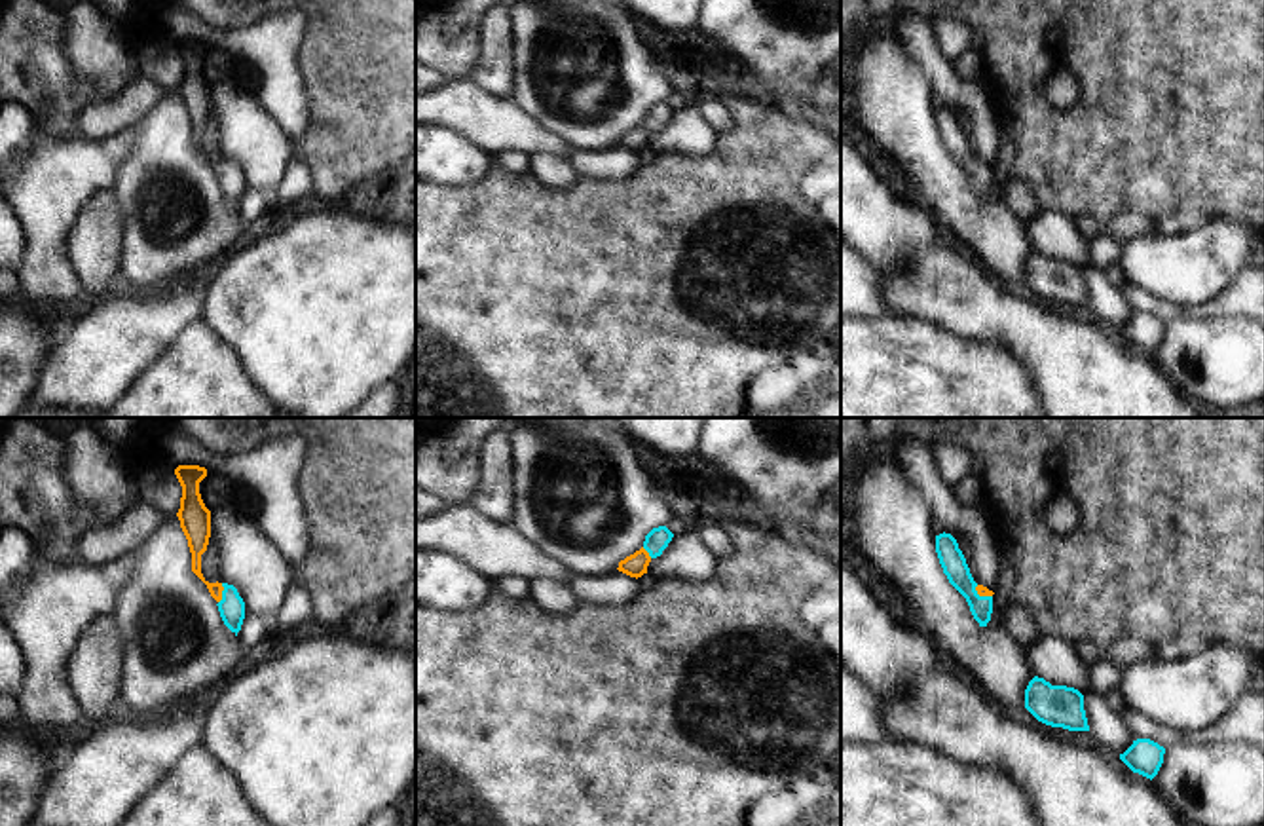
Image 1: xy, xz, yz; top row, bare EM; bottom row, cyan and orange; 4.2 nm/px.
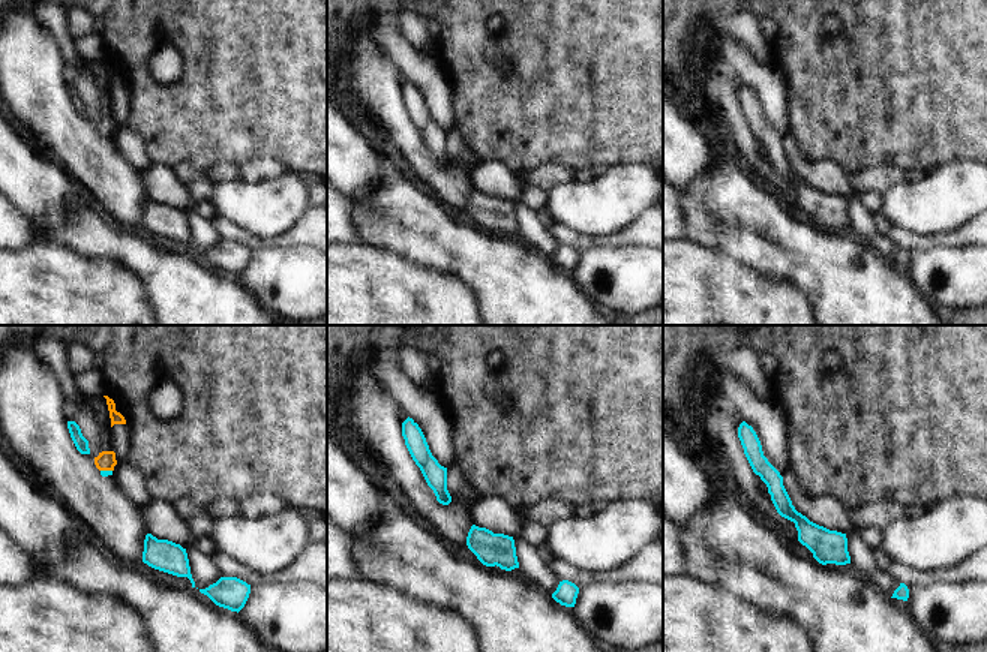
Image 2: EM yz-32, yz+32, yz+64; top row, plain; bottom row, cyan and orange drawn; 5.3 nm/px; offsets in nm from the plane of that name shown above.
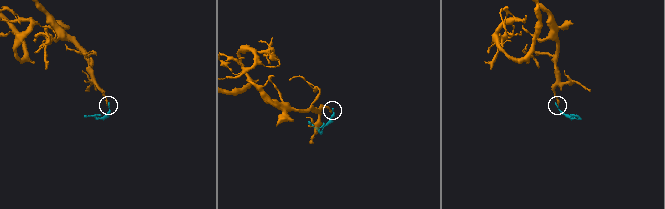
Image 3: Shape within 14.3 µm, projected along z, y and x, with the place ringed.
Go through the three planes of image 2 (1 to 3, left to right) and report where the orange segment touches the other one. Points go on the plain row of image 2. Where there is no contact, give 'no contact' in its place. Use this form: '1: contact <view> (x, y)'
1: contact yz-32 (107, 135)
2: no contact
3: no contact

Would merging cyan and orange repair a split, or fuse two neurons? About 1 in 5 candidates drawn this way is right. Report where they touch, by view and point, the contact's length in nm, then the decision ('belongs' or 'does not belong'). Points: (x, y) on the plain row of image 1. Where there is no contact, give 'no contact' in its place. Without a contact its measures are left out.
contact xy (223, 168); length 90 nm; belongs

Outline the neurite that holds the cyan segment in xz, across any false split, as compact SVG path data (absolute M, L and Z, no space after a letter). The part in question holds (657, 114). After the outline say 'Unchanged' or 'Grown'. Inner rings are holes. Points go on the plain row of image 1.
M666 101L653 103L645 110L643 122L621 135L617 144L636 154L641 152L647 148L649 137L662 129L672 112L674 108Z. Grown

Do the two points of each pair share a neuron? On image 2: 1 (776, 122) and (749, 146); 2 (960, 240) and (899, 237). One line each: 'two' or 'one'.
1: two
2: one

